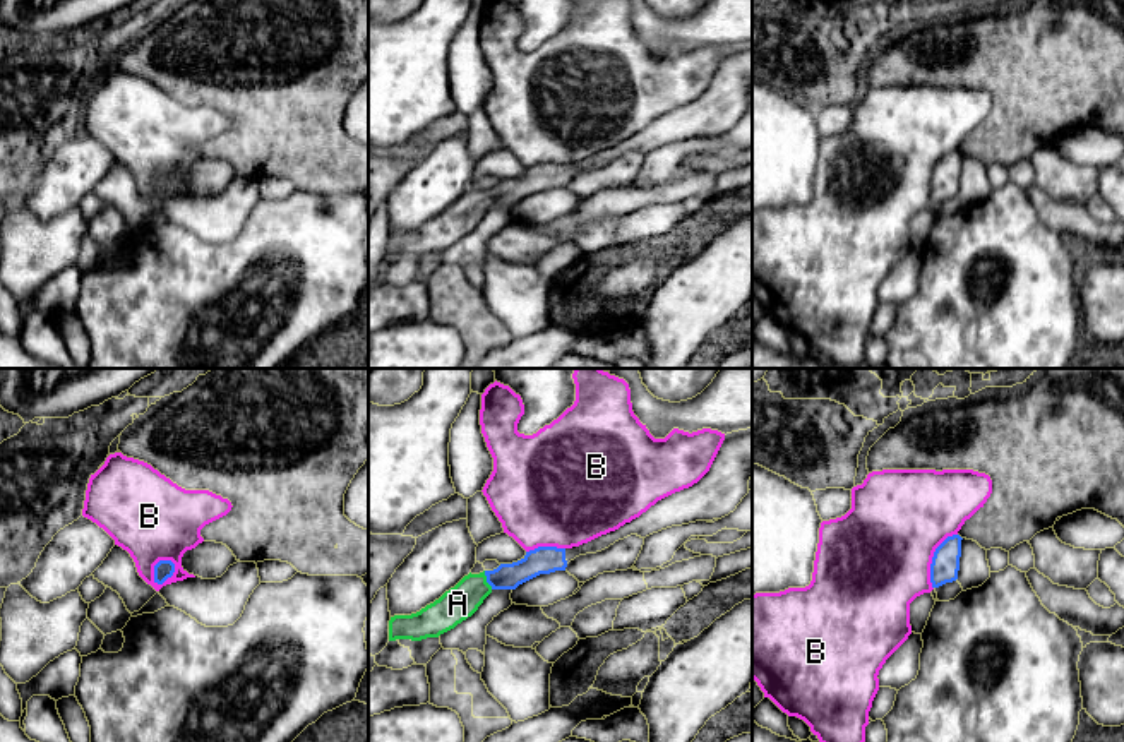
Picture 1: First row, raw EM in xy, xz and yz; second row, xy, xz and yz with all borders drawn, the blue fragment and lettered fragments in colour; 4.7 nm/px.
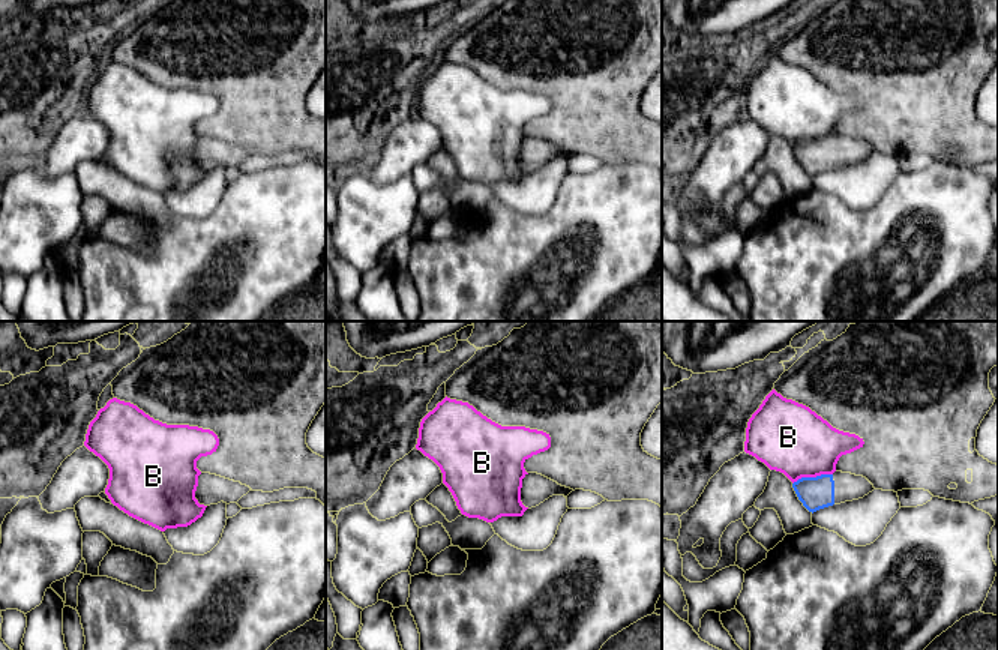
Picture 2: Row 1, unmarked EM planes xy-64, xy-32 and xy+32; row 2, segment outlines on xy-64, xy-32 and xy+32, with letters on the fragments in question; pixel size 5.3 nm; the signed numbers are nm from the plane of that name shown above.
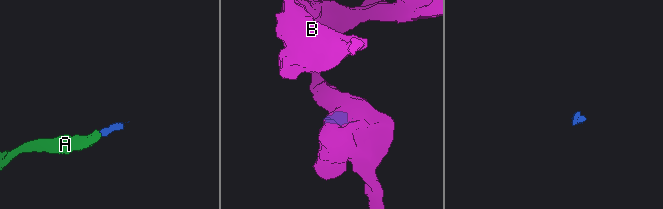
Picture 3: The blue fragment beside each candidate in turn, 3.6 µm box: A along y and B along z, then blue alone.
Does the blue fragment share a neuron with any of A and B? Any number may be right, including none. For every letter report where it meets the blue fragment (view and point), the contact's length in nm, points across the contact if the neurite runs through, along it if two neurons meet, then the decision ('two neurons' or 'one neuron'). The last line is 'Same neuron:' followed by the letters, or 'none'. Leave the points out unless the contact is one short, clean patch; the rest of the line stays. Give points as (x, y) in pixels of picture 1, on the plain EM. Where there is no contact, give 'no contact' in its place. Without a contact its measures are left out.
A: meets blue in xz at (487, 196); contact 100 nm long; runs through xz (508, 192), (487, 196), (458, 220); one neuron
B: meets blue in xy at (155, 184); contact 140 nm long; border along xy (170, 175), (161, 175), (155, 182), (155, 199); two neurons
Same neuron: A

